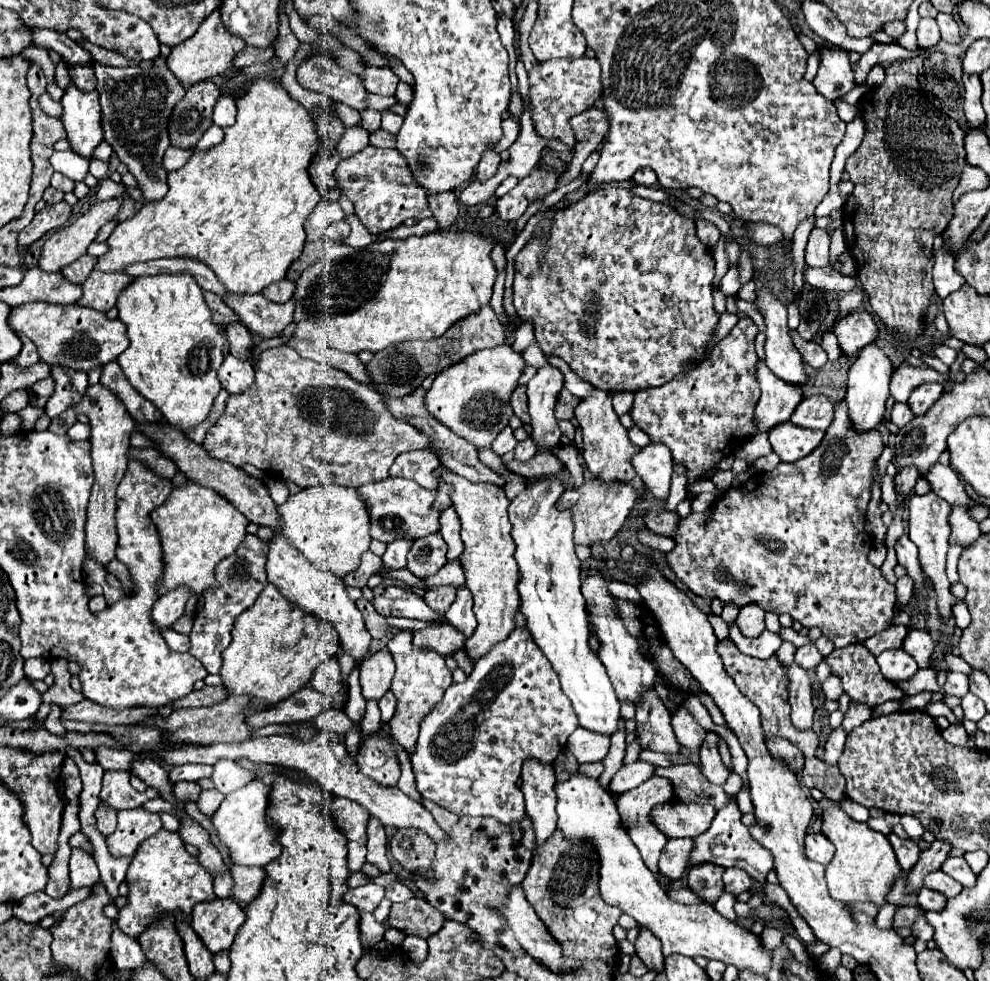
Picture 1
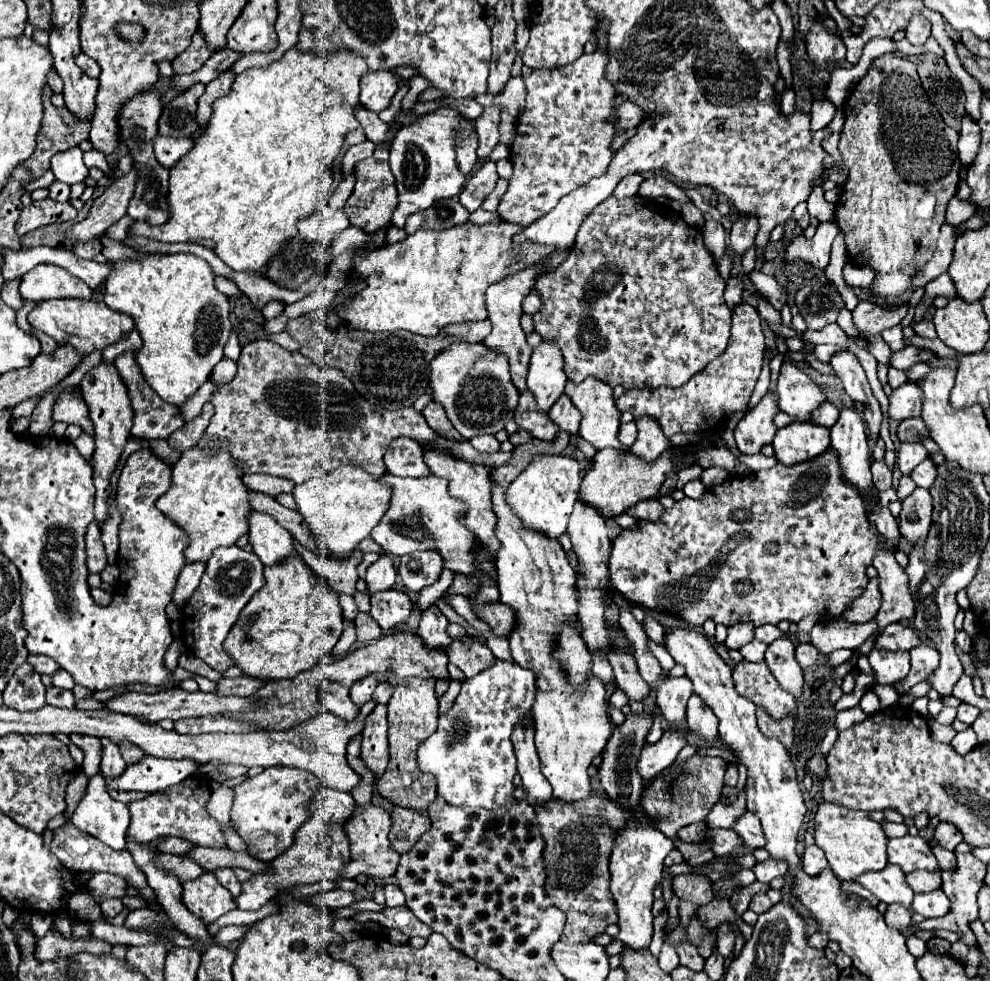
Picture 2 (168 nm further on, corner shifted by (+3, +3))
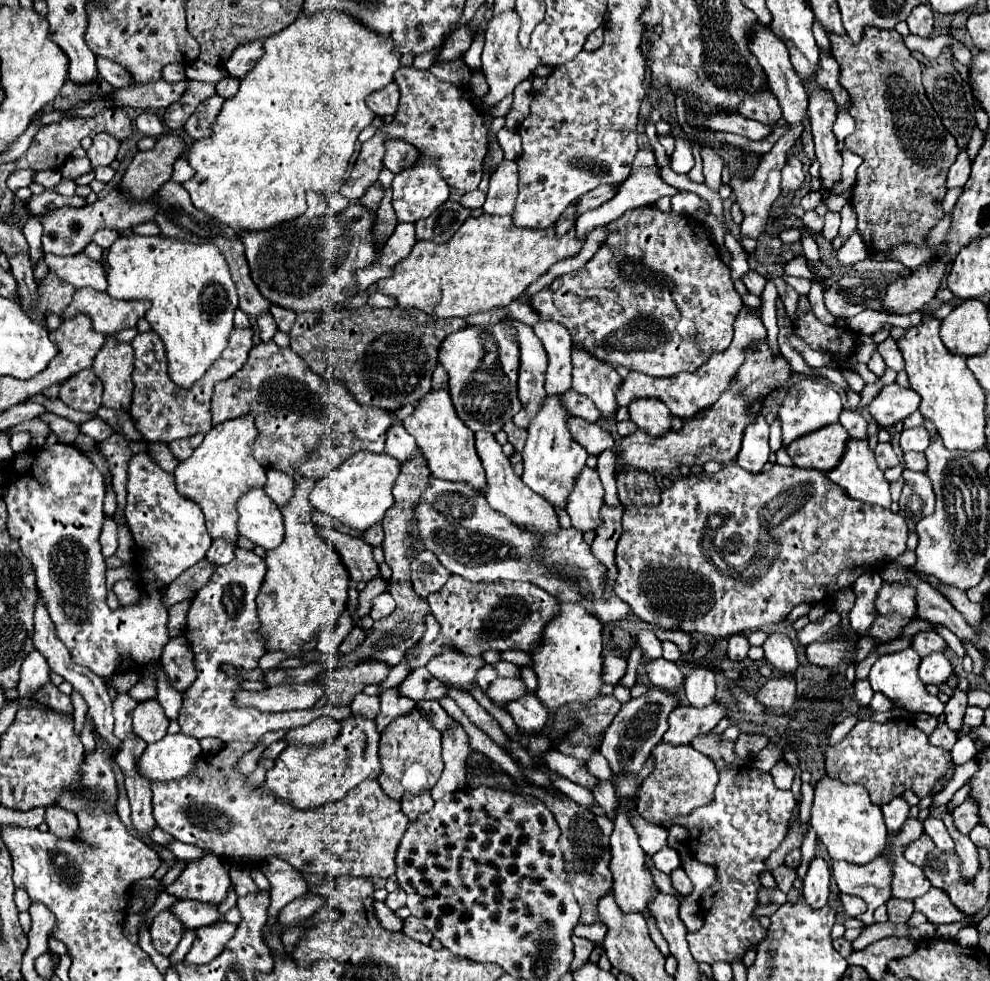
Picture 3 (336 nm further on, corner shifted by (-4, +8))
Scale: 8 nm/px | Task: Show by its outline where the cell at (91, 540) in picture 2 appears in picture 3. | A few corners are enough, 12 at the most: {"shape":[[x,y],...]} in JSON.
{"shape":[[105,517],[101,545],[103,555],[115,555],[117,525],[111,517]]}

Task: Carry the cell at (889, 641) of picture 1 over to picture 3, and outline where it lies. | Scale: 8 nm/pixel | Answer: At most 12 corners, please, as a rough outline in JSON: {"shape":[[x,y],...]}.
{"shape":[[923,631],[911,645],[921,657],[943,653],[945,639],[935,631]]}

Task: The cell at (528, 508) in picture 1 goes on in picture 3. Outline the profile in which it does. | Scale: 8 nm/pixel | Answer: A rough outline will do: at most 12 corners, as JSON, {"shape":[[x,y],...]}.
{"shape":[[561,395],[527,427],[523,481],[565,509],[587,451]]}

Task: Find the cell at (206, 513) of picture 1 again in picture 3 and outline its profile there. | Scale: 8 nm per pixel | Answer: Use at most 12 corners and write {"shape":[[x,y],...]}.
{"shape":[[249,413],[213,425],[173,473],[213,539],[237,539],[237,499],[265,485]]}

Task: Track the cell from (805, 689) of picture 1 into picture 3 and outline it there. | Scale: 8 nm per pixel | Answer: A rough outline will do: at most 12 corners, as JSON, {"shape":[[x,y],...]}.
{"shape":[[771,633],[763,643],[767,663],[783,673],[799,667],[793,641]]}

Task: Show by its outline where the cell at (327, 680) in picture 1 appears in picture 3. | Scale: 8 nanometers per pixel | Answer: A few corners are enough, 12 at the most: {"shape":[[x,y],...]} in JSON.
{"shape":[[359,693],[351,703],[351,711],[375,719],[379,697]]}

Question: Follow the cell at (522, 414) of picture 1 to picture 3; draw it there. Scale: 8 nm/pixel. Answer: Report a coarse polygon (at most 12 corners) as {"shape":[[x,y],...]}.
{"shape":[[569,419],[571,435],[589,455],[615,447],[615,439],[597,423]]}

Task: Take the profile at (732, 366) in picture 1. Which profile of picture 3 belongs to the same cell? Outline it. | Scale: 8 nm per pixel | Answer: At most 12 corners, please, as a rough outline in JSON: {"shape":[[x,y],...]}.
{"shape":[[749,307],[735,321],[733,341],[695,373],[653,379],[629,371],[617,405],[657,397],[689,419],[729,387],[765,325]]}

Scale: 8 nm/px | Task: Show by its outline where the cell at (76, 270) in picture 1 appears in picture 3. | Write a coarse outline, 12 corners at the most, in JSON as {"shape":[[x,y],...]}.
{"shape":[[101,229],[93,241],[103,249],[109,249],[119,233]]}

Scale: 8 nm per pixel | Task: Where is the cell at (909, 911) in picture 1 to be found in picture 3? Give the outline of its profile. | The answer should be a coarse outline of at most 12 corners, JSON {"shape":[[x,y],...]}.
{"shape":[[889,899],[887,915],[891,923],[907,923],[913,901]]}

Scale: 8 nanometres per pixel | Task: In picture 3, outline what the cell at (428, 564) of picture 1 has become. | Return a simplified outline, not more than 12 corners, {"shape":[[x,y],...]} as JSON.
{"shape":[[431,551],[411,563],[413,589],[421,597],[439,591],[451,571]]}

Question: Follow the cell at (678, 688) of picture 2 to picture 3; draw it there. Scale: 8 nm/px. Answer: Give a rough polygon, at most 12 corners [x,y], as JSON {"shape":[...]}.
{"shape":[[663,657],[647,661],[653,685],[677,691],[685,675]]}

